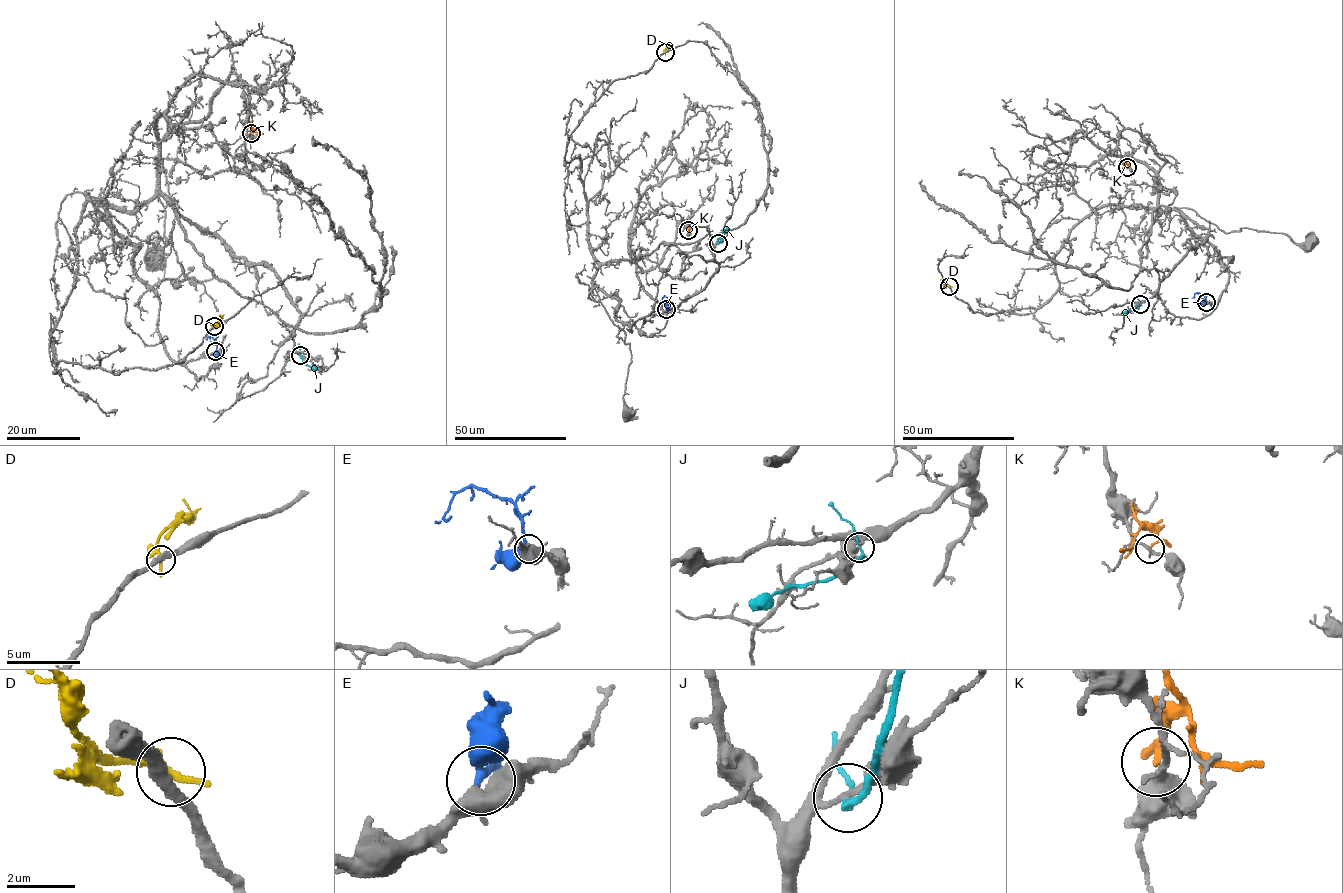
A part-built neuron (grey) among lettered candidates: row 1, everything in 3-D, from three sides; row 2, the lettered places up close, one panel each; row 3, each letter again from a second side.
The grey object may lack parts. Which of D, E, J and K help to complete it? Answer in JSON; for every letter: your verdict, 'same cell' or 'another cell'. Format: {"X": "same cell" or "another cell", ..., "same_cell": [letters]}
{"D": "another cell", "E": "same cell", "J": "another cell", "K": "another cell", "same_cell": ["E"]}

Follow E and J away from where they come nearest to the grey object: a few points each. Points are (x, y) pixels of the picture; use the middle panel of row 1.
E: (666, 309), (662, 300), (664, 296), (667, 297)
J: (718, 243), (728, 226)

